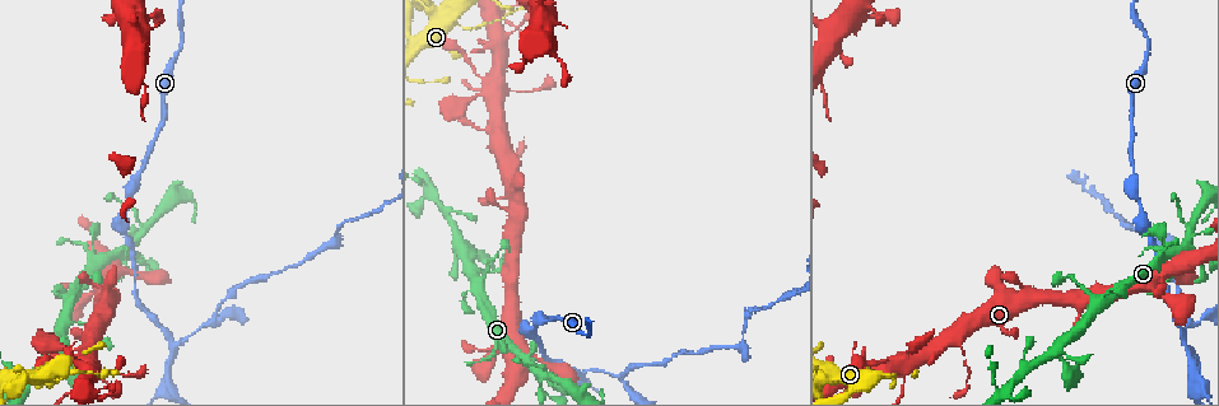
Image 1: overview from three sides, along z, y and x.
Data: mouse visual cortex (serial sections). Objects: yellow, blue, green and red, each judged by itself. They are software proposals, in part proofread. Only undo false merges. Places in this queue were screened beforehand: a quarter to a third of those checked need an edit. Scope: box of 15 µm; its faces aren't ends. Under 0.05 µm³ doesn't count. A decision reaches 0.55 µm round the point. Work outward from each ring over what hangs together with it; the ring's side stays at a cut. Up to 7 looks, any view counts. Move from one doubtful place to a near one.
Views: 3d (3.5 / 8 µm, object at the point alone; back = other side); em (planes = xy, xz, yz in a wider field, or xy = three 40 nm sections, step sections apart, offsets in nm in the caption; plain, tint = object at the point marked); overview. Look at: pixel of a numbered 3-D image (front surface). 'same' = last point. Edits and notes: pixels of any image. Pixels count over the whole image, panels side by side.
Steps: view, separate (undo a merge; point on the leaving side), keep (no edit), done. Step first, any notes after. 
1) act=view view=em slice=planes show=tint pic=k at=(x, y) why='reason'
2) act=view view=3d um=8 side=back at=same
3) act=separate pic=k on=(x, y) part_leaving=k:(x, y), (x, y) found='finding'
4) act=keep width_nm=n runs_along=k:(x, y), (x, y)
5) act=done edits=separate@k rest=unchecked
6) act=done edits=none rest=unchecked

act=view view=3d um=3.5 side=back pic=1 at=(71, 301) why='looks like a crossing'

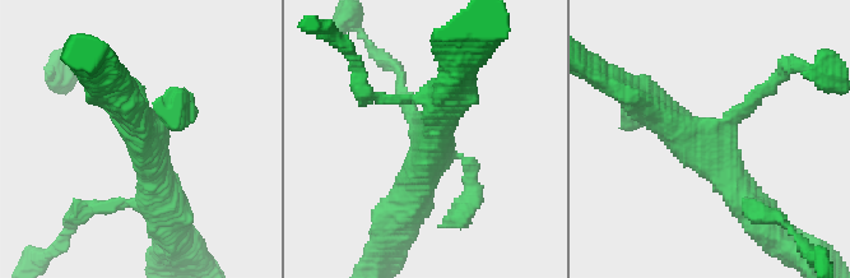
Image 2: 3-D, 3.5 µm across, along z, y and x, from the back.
act=view view=em slice=xy step=3 show=tint pic=2 at=(705, 141) arms=4 arm_widths_nm=150,150,400,450

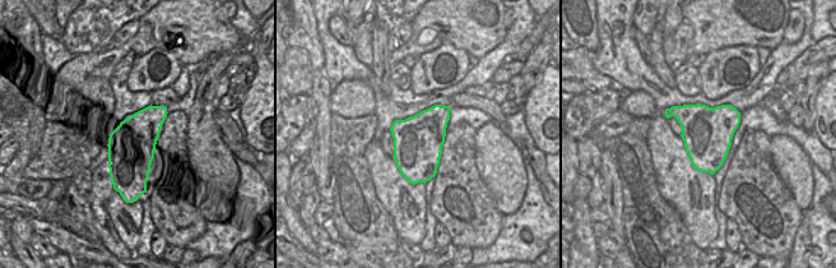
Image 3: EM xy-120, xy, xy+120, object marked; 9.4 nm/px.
act=keep runs_along=2:(639, 101), (704, 143), (756, 214) found='one cell here'

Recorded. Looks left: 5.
act=view view=3d um=3.5 pic=1 at=(1182, 250) why='arms run side by side'

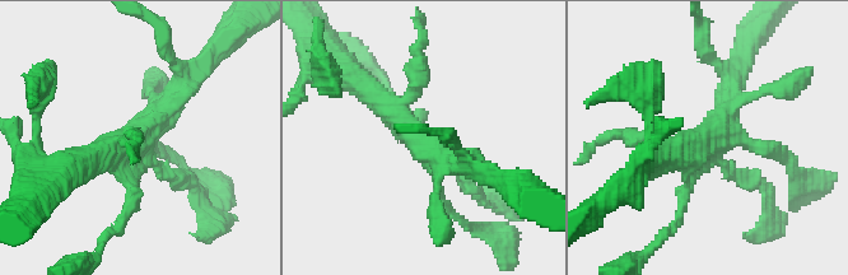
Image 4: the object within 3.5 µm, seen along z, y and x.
act=view view=em slice=xy step=3 show=tint pic=4 at=(418, 144) why='now the EM'

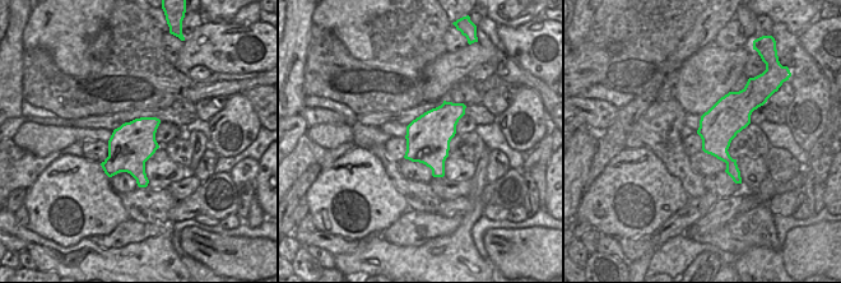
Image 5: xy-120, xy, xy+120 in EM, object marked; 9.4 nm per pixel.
act=keep runs_along=4:(77, 161), (127, 144), (190, 74) found='continuous, no second cell'

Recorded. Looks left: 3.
act=view view=3d um=3.5 pic=1 at=(903, 373) why='abrupt turn'

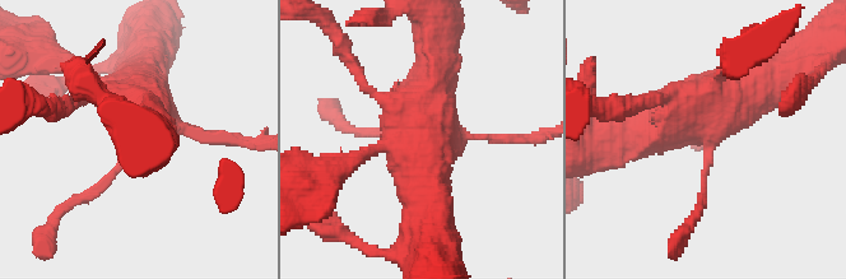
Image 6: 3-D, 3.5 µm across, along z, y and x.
act=view view=em slice=xy step=2 show=tint pic=6 at=(709, 135) why='shape alone is not enough'

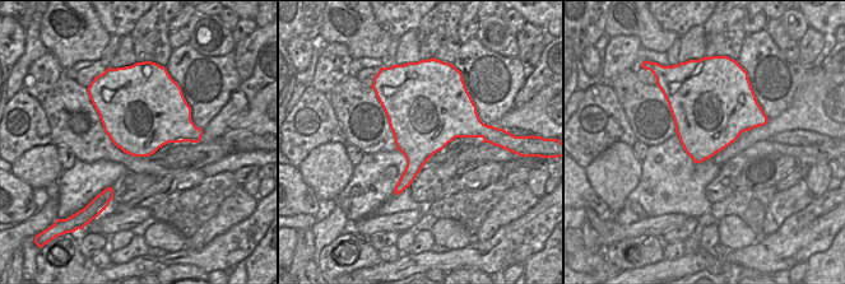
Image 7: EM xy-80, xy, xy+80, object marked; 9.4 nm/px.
act=keep runs_along=6:(777, 74), (666, 125), (627, 133) found='all the same cell'

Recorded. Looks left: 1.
act=done edits=none rest=unchecked

